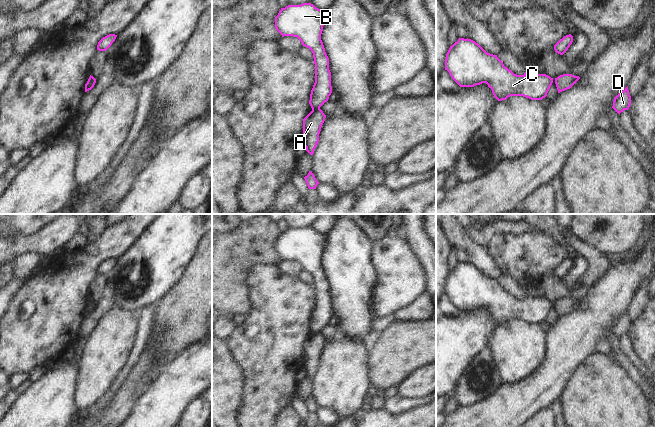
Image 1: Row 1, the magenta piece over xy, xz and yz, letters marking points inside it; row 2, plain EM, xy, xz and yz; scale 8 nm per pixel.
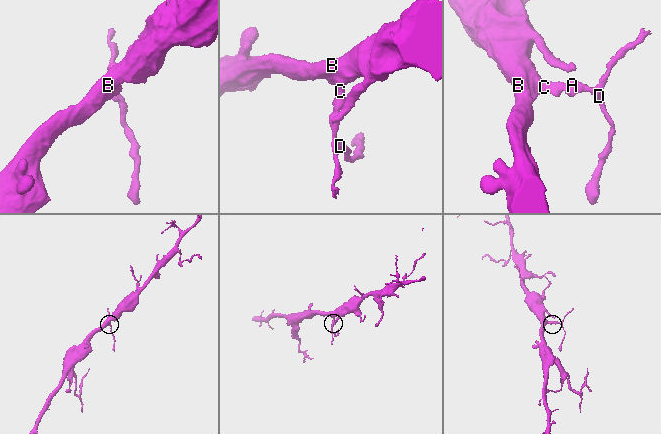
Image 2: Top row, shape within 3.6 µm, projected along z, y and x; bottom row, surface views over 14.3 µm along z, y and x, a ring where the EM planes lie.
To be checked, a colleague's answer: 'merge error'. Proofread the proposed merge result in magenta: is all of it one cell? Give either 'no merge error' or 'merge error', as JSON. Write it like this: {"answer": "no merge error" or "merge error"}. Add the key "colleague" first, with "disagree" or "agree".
{"colleague": "agree", "answer": "merge error"}

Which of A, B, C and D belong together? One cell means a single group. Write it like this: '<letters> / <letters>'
A D / B C

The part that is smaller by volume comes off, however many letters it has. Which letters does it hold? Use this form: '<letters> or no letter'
A, D.

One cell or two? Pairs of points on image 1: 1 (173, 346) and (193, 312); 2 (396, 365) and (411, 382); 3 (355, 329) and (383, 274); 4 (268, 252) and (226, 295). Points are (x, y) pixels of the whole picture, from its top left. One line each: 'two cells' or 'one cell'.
1: one cell
2: two cells
3: two cells
4: one cell

